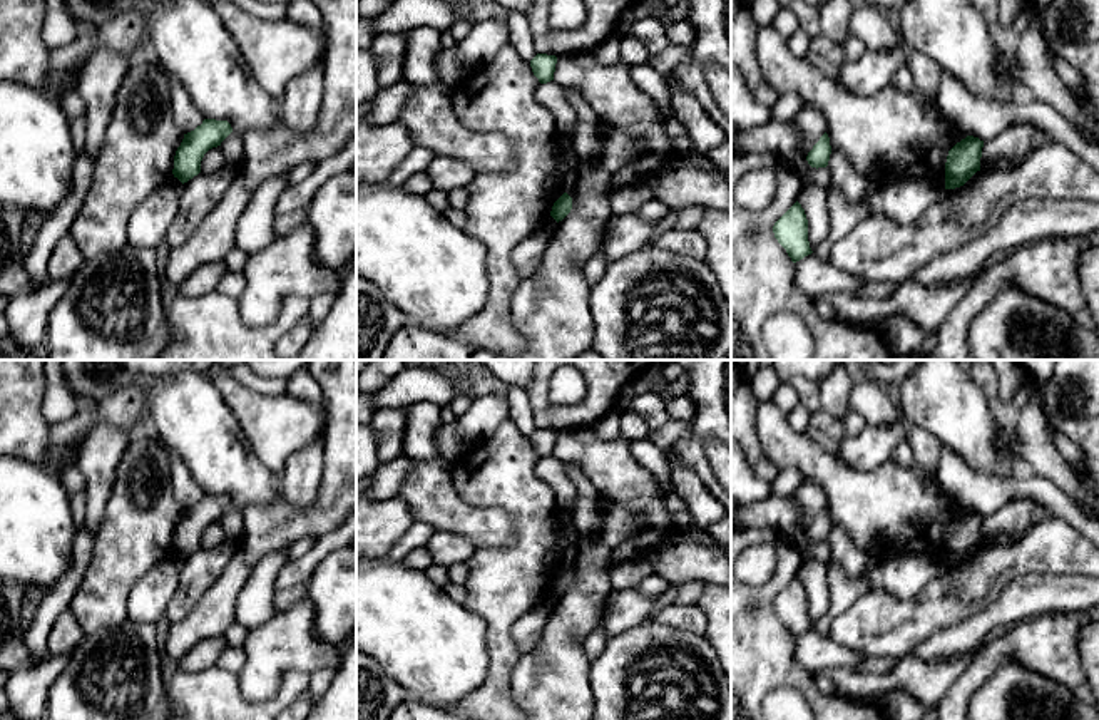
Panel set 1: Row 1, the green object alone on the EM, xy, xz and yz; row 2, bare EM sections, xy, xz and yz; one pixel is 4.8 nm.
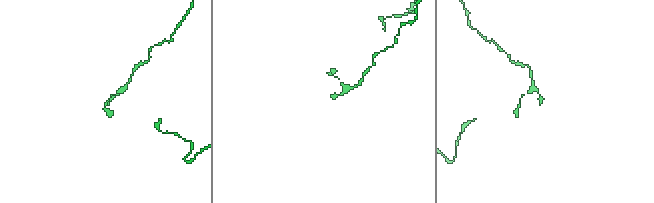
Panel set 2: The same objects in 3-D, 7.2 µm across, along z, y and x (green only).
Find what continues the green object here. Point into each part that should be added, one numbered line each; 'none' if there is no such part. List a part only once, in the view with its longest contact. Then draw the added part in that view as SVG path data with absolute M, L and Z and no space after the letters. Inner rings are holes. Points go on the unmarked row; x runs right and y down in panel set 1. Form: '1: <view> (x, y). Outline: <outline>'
none

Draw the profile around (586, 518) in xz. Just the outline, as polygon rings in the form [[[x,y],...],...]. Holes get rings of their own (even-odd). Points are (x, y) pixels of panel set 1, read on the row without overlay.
[[[565,462],[565,467],[577,486],[575,506],[570,512],[572,526],[577,534],[597,532],[602,527],[597,491],[577,464]]]

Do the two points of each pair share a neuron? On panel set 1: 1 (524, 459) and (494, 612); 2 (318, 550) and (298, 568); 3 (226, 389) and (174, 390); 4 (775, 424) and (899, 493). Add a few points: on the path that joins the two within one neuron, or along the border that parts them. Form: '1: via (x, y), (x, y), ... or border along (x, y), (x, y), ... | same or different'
1: via (526, 498), (527, 566), (521, 573) | same
2: via (315, 555), (303, 566) | same
3: border along (211, 380), (238, 422) | different
4: via (805, 454), (850, 493), (868, 493) | same

